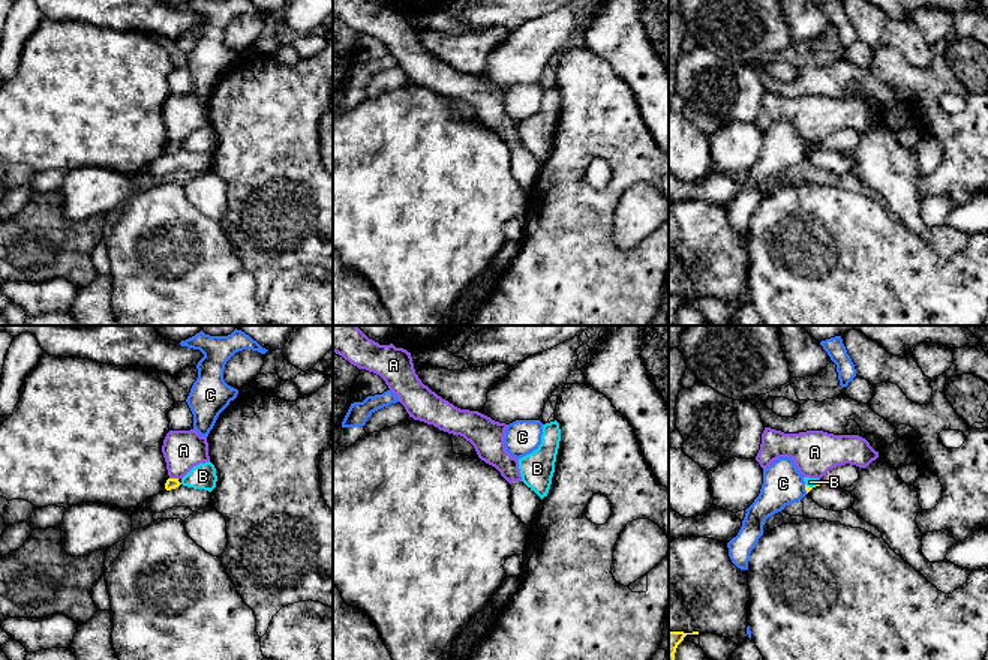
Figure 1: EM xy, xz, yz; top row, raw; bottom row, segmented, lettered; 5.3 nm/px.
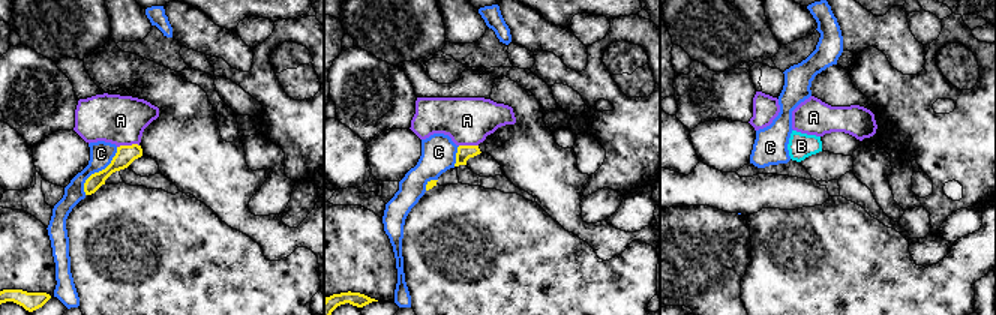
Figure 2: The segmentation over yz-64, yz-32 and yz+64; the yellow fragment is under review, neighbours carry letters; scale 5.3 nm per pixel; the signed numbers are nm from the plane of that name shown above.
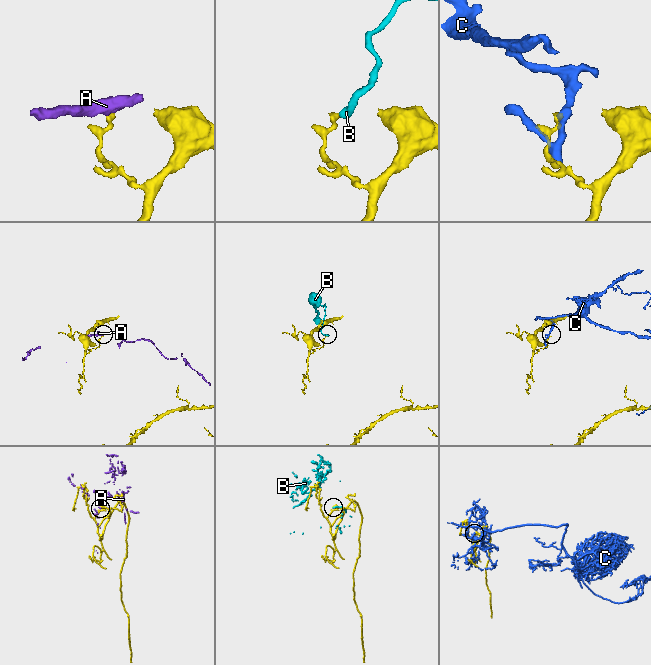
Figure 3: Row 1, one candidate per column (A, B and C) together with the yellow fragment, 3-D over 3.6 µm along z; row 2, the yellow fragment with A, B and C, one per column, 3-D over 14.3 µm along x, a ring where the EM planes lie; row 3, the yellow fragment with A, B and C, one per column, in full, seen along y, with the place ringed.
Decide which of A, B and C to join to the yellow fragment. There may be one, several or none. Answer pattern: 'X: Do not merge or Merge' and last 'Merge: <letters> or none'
A: Do not merge
B: Do not merge
C: Do not merge
Merge: none

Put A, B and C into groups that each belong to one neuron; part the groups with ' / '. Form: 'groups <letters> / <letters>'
groups A / B / C

